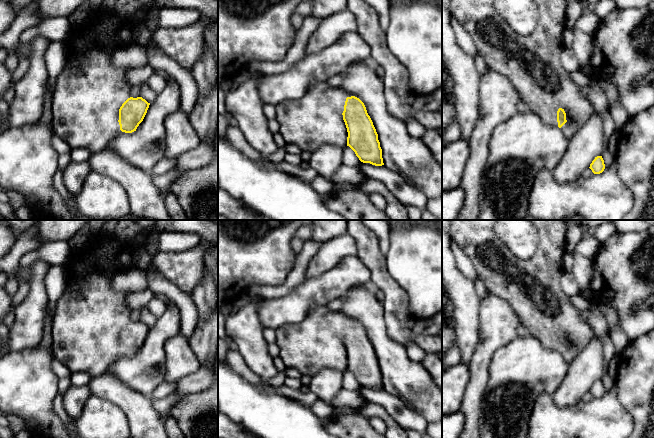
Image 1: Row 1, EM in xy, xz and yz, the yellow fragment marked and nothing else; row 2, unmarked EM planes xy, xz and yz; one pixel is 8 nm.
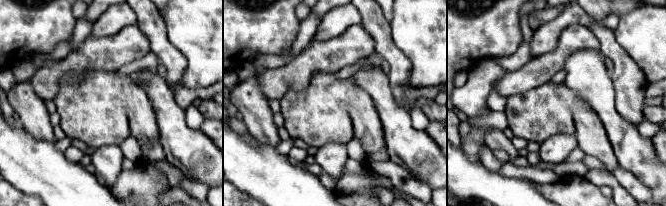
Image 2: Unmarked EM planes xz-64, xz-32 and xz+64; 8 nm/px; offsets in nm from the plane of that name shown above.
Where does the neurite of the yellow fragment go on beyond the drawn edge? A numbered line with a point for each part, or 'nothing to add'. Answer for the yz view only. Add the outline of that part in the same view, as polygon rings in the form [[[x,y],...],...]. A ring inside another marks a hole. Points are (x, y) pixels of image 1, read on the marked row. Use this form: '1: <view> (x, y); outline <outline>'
1: yz (532, 63); outline [[[450,0],[450,12],[462,27],[472,37],[477,54],[486,62],[487,66],[507,77],[520,95],[520,99],[535,112],[541,120],[550,126],[558,126],[557,111],[562,108],[566,113],[567,122],[561,127],[564,135],[571,139],[573,135],[588,121],[594,113],[589,99],[582,93],[582,86],[573,82],[569,73],[563,68],[560,55],[565,48],[563,31],[566,27],[567,0],[534,0],[539,9],[539,20],[535,30],[523,36],[515,32],[509,24],[498,14],[494,7],[495,0]],[[542,99],[550,99],[547,110],[541,107]]]

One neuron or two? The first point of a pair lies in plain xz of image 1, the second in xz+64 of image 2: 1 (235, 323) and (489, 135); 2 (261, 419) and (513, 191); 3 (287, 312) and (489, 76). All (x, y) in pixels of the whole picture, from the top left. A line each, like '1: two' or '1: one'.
1: one
2: one
3: two

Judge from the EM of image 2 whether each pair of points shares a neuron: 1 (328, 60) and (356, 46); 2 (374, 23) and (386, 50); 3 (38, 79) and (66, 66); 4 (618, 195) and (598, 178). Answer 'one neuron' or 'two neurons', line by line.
1: one neuron
2: one neuron
3: one neuron
4: one neuron

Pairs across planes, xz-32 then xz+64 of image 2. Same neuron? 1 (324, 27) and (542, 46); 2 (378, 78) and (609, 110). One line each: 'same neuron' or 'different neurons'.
1: same neuron
2: same neuron

